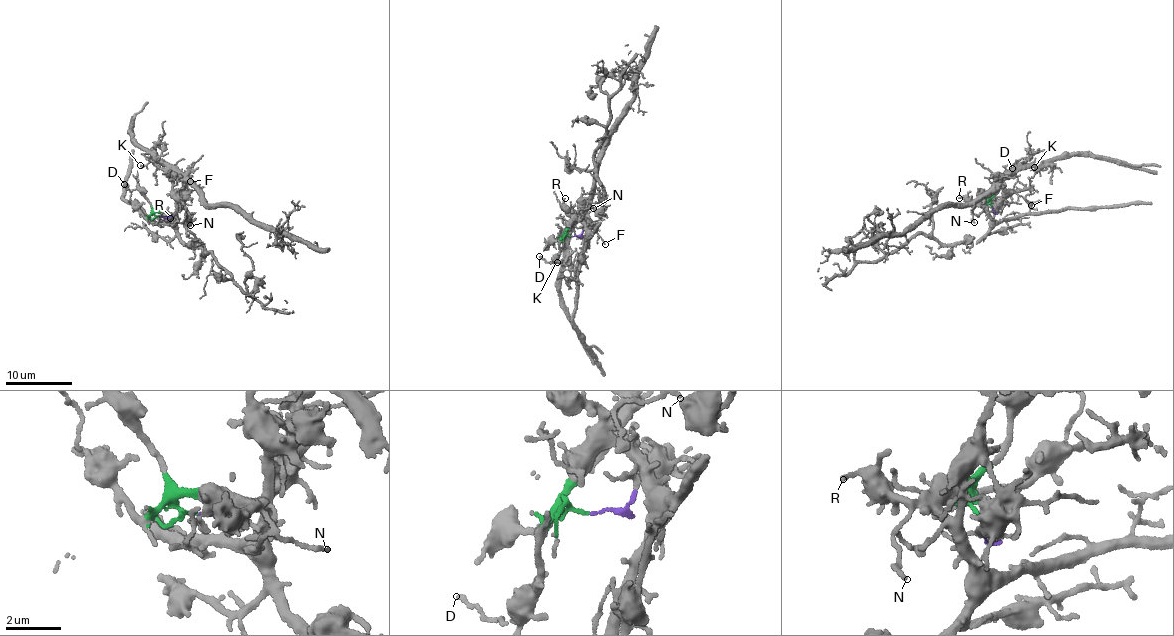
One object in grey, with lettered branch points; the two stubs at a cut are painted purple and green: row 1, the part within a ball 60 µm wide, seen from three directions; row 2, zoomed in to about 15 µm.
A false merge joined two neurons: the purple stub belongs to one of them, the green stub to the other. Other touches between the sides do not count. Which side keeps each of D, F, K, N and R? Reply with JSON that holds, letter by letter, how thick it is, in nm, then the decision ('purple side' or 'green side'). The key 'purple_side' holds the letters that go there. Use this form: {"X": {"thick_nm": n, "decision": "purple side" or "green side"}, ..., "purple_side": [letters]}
{"D": {"thick_nm": 130, "decision": "green side"}, "F": {"thick_nm": 110, "decision": "purple side"}, "K": {"thick_nm": 140, "decision": "purple side"}, "N": {"thick_nm": 150, "decision": "green side"}, "R": {"thick_nm": 120, "decision": "green side"}, "purple_side": ["F", "K"]}

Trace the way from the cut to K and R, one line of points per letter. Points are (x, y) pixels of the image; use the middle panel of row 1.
K: (571, 237), (581, 234), (587, 222), (584, 215), (569, 235), (568, 252), (561, 265), (557, 261)
R: (571, 236), (564, 233), (573, 213), (564, 202), (565, 199)

